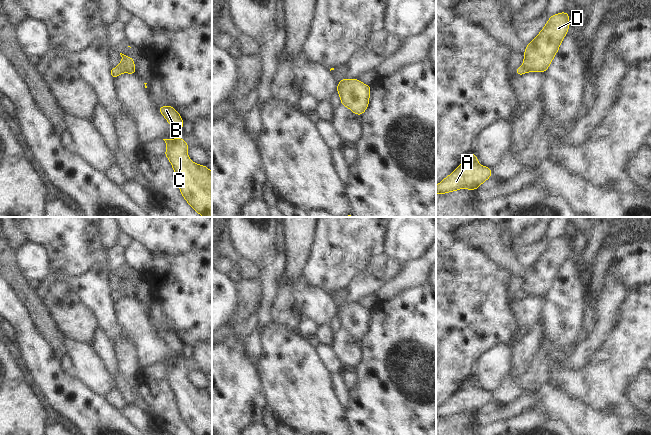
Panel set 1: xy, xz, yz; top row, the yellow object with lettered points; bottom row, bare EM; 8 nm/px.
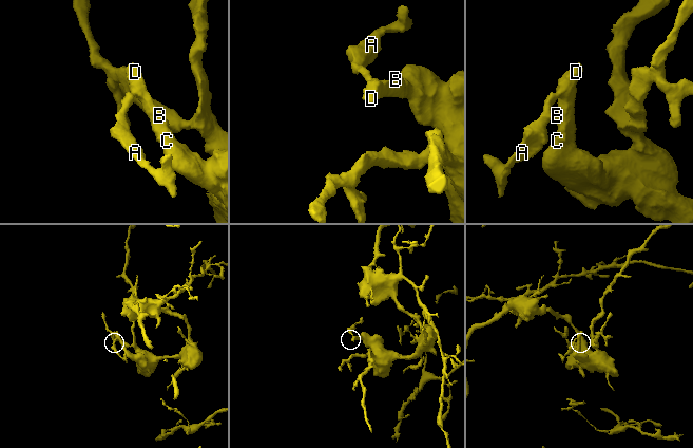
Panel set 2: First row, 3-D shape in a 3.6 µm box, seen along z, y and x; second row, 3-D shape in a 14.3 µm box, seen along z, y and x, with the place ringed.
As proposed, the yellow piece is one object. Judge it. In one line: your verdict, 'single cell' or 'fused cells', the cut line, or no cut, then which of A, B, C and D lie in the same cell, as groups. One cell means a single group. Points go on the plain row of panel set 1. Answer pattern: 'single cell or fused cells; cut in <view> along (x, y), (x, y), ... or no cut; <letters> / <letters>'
fused cells; cut in xy along (118, 289), (124, 295); A / B C D

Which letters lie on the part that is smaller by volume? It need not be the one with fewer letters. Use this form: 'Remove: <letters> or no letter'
Remove: A

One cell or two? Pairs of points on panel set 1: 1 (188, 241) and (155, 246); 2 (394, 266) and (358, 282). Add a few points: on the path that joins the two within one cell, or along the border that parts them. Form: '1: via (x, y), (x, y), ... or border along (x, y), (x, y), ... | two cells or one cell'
1: via (180, 241), (163, 241) | one cell
2: via (385, 268), (381, 268), (367, 281) | one cell

